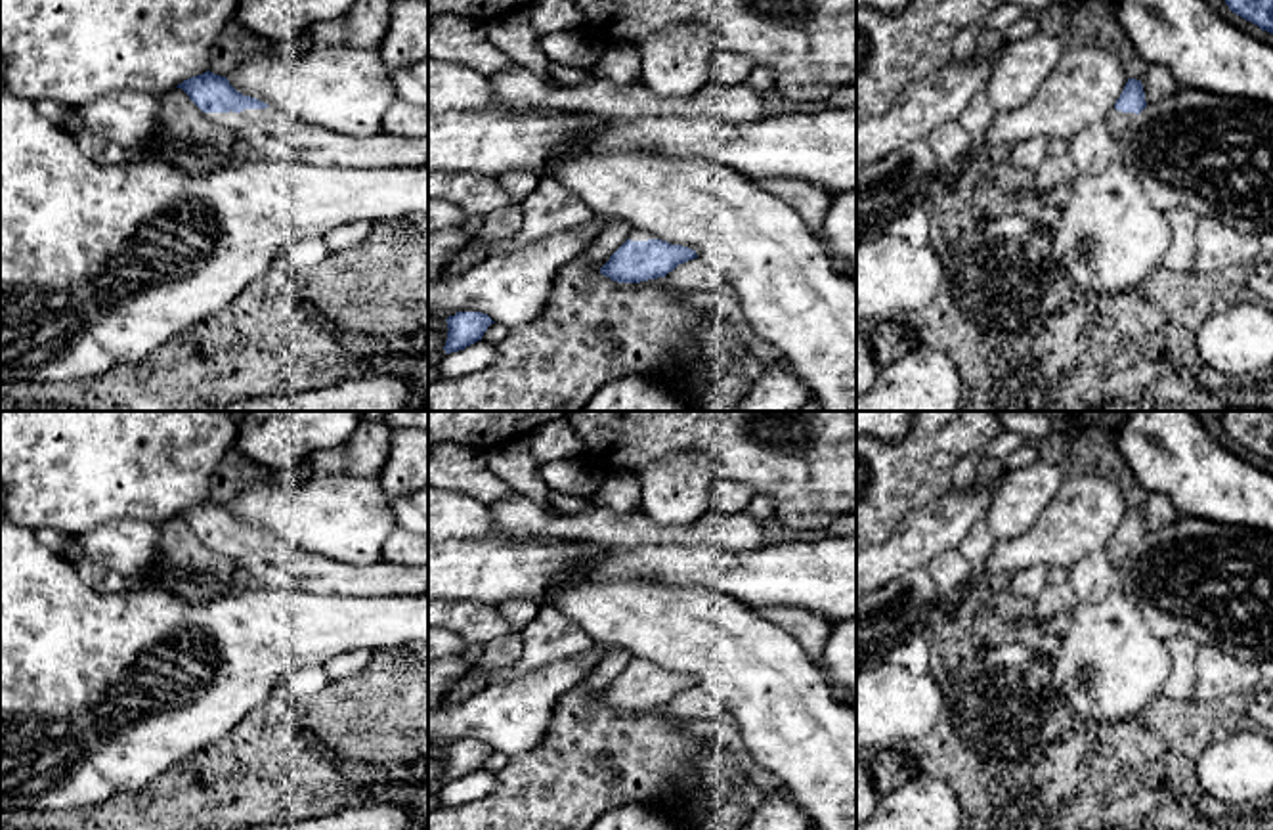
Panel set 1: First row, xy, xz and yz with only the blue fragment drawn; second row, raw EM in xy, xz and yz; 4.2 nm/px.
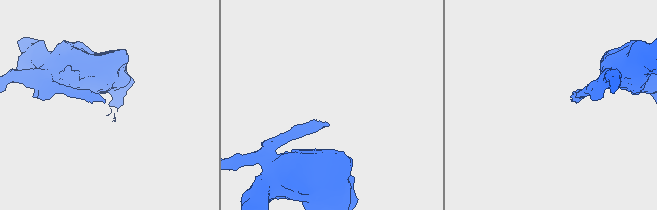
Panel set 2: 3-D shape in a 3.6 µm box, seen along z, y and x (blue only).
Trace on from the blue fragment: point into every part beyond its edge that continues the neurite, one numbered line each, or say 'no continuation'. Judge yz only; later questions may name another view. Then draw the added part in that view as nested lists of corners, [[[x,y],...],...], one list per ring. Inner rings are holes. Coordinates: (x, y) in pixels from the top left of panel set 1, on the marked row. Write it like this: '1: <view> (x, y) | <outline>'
1: yz (1117, 121) | [[[1112,109],[1112,111],[1107,115],[1105,124],[1107,124],[1109,132],[1111,132],[1114,138],[1120,138],[1122,132],[1132,124],[1132,120],[1133,120],[1135,117],[1137,117],[1135,113],[1122,113],[1122,111]]]

